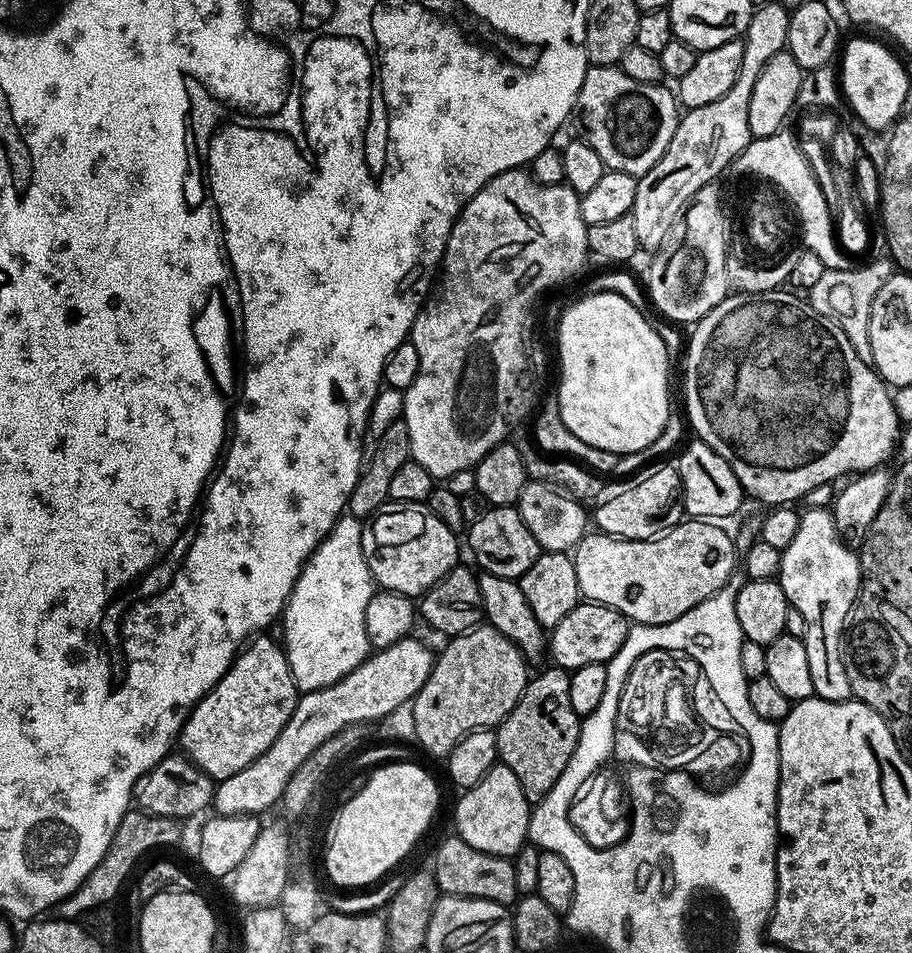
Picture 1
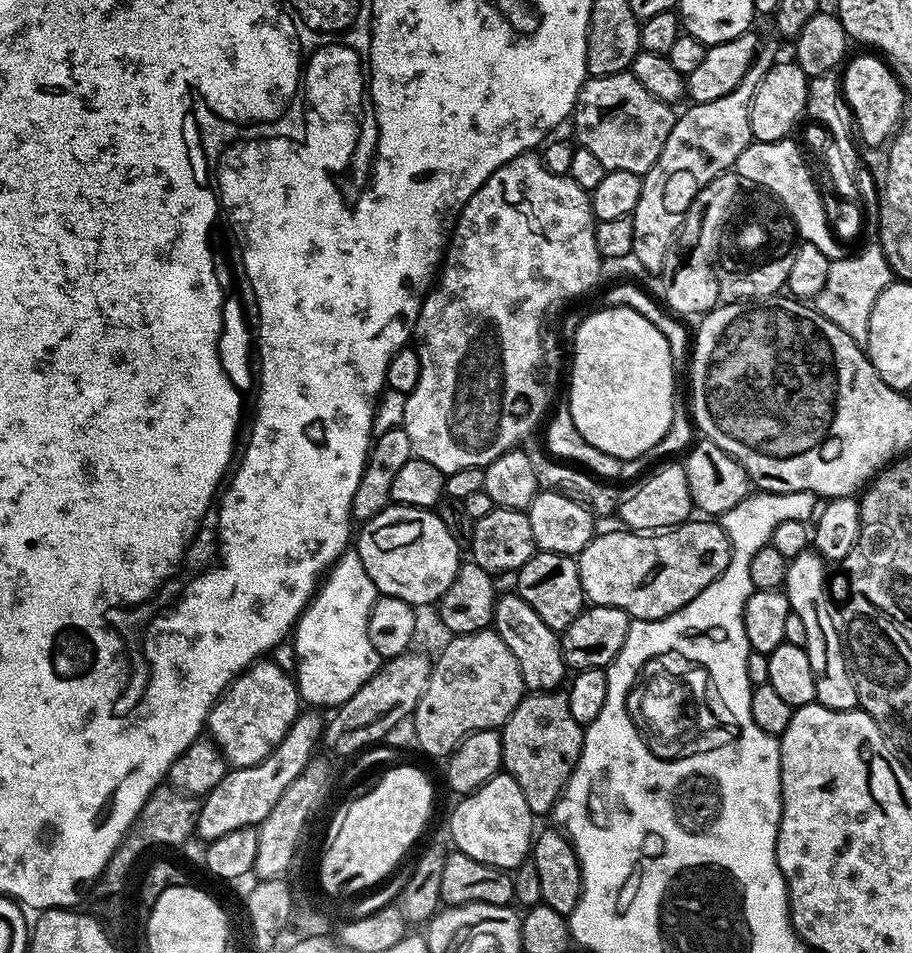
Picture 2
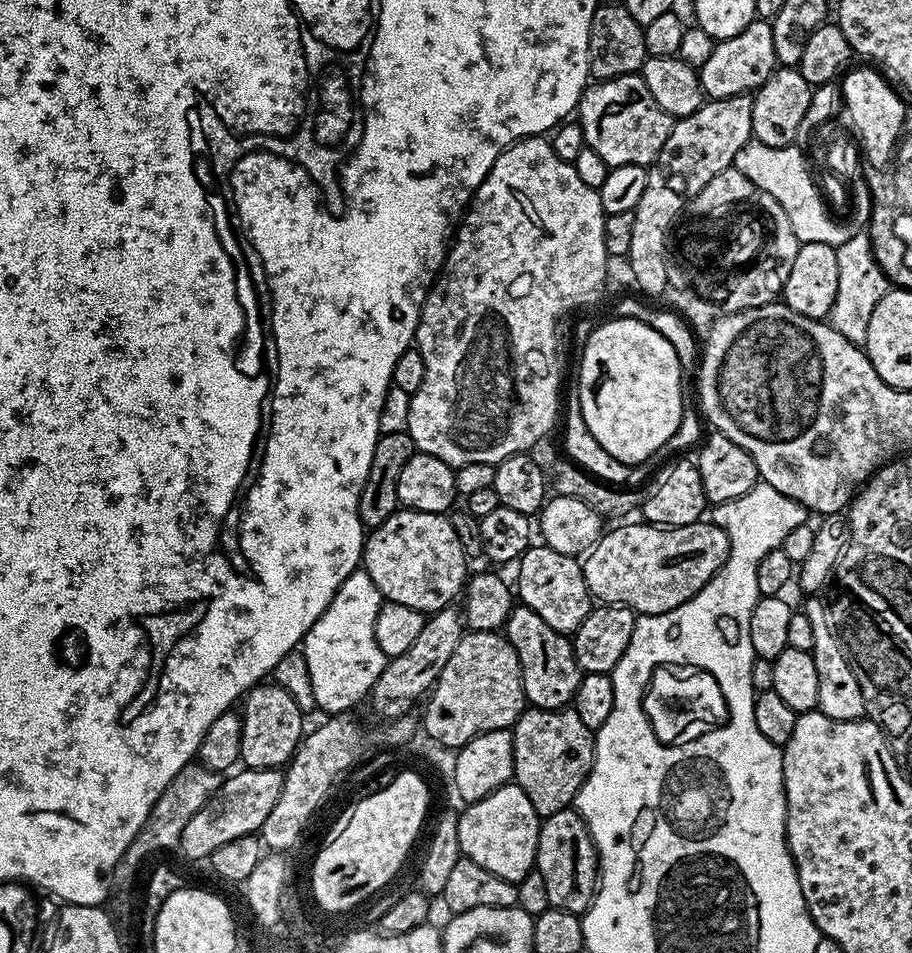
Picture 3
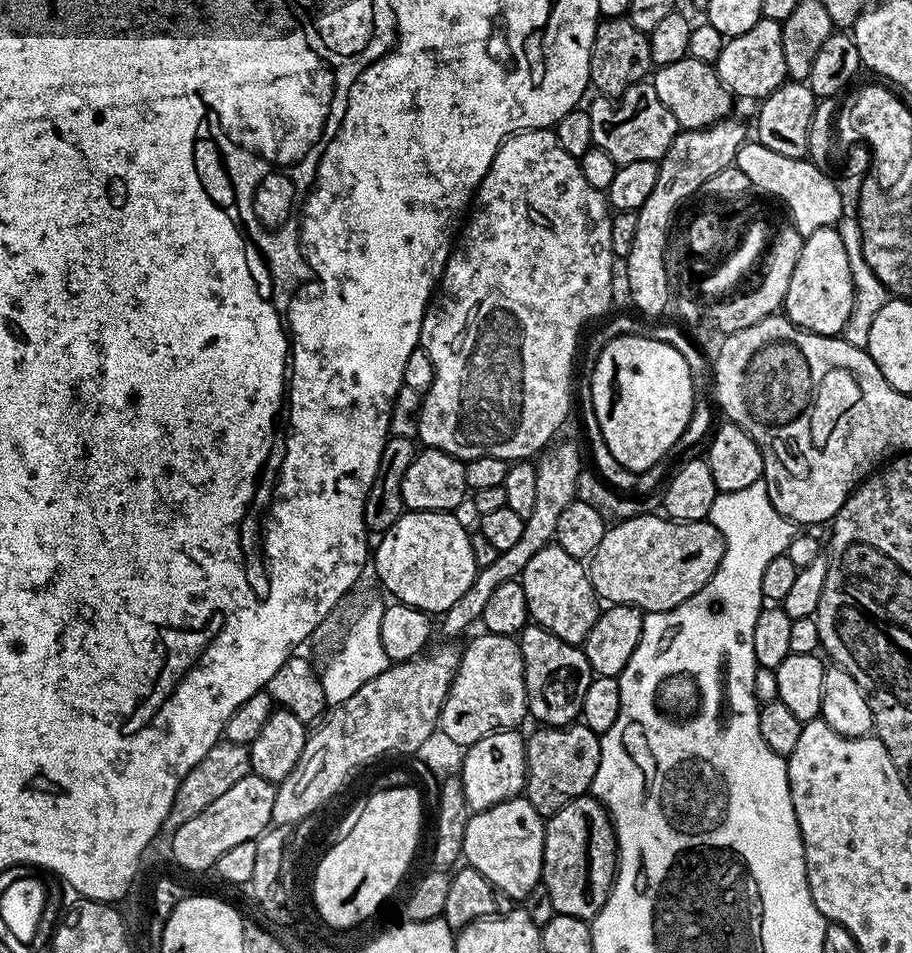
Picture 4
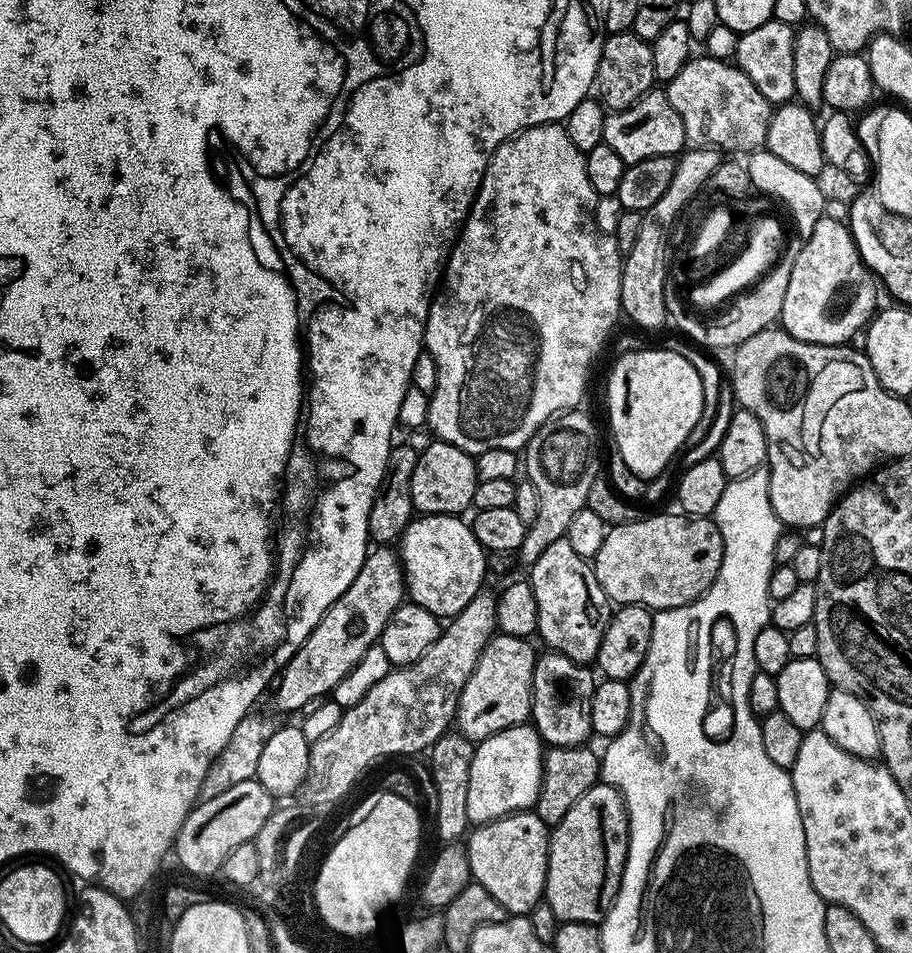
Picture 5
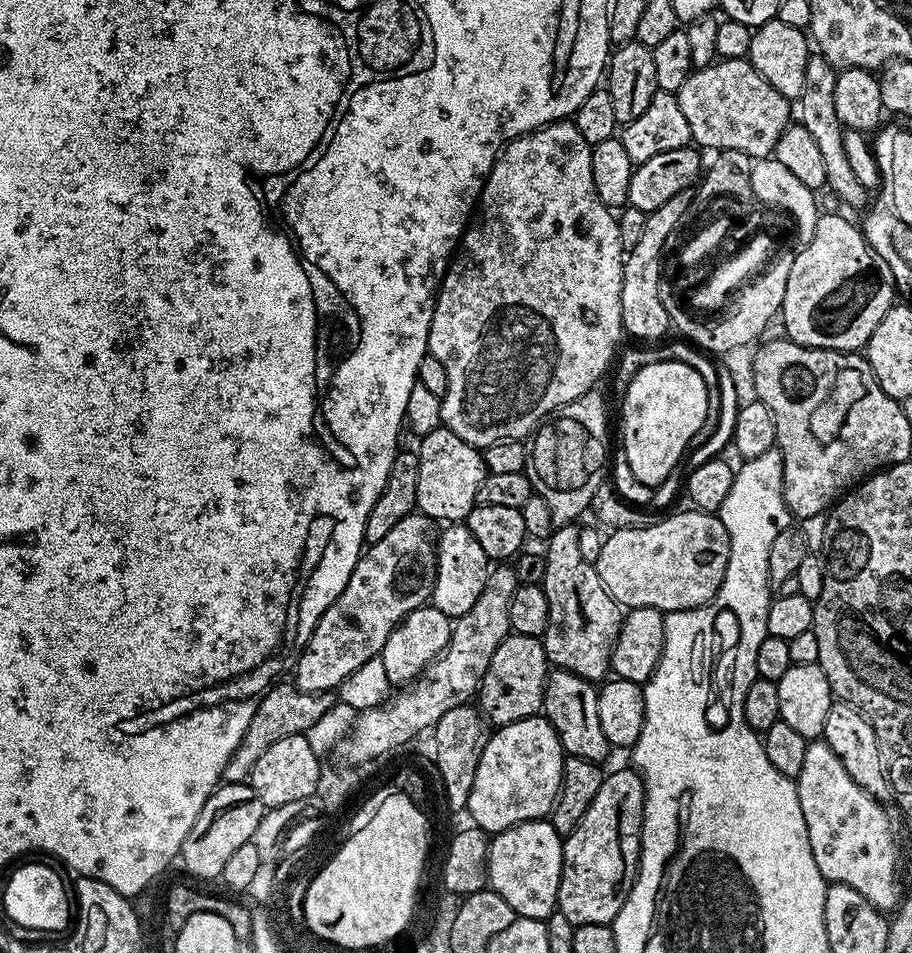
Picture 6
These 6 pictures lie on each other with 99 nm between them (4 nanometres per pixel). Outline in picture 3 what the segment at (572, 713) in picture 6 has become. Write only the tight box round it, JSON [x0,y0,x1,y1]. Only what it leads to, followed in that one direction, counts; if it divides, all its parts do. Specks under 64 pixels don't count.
[502,607,581,708]

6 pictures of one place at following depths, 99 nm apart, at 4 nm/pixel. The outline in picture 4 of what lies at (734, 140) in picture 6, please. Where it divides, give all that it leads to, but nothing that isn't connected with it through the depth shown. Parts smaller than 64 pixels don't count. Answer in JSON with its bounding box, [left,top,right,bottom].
[650,55,734,129]

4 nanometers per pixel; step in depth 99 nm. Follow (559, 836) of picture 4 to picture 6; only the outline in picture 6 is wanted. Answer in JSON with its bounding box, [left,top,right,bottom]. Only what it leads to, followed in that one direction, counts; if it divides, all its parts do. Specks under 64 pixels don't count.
[556,767,644,925]

